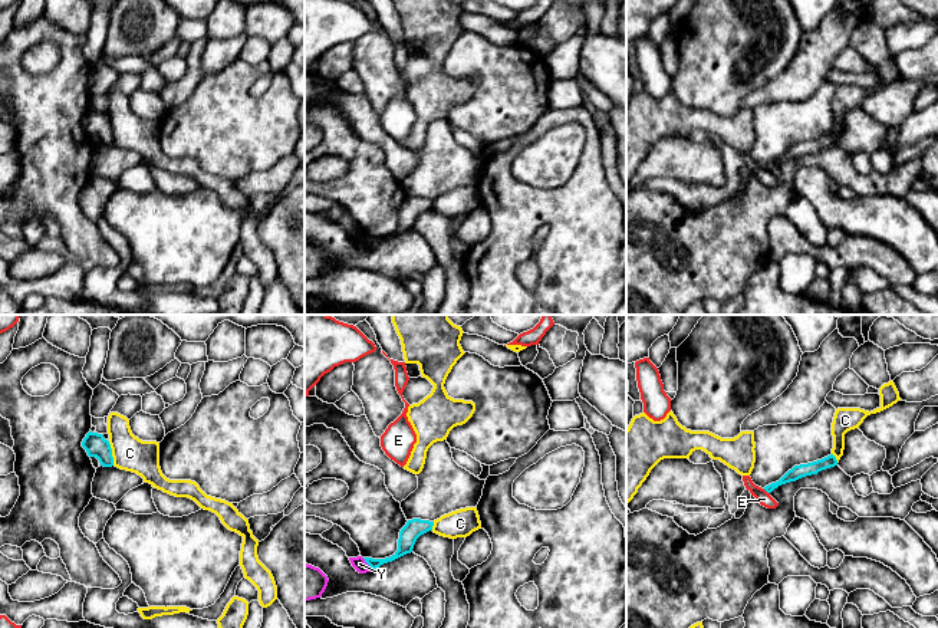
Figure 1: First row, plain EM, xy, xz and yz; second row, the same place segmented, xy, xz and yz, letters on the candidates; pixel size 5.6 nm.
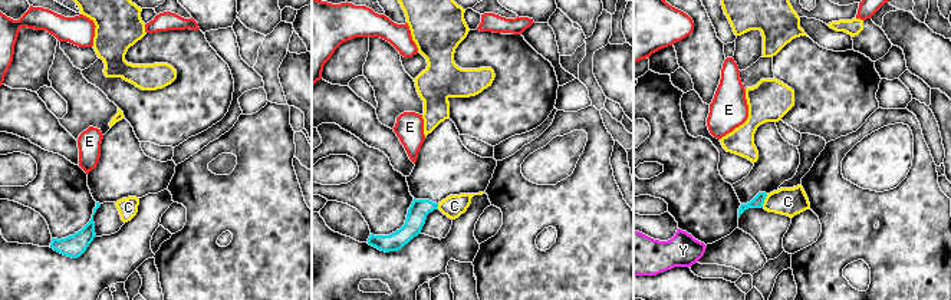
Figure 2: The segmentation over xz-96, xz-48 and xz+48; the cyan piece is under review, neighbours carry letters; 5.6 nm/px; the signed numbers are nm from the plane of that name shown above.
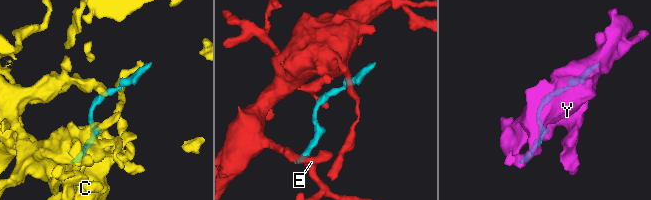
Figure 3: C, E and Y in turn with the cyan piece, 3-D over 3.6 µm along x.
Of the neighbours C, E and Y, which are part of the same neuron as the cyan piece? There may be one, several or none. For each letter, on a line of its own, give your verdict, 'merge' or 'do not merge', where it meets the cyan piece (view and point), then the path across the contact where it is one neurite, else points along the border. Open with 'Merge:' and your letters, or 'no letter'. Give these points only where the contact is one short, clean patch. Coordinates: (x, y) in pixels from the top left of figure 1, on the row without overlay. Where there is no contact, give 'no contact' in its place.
Merge: no letter
C: do not merge | xy (111, 131)
E: do not merge | yz (766, 168) | along yz (763, 167), (769, 171)
Y: do not merge | xz (368, 242) | along xz (362, 236), (372, 246)

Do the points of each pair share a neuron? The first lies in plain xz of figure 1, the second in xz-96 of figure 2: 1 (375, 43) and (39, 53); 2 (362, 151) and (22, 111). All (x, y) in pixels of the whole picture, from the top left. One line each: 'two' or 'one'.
1: two
2: two

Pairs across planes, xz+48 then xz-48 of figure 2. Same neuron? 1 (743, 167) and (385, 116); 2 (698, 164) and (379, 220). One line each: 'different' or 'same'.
1: different
2: same

